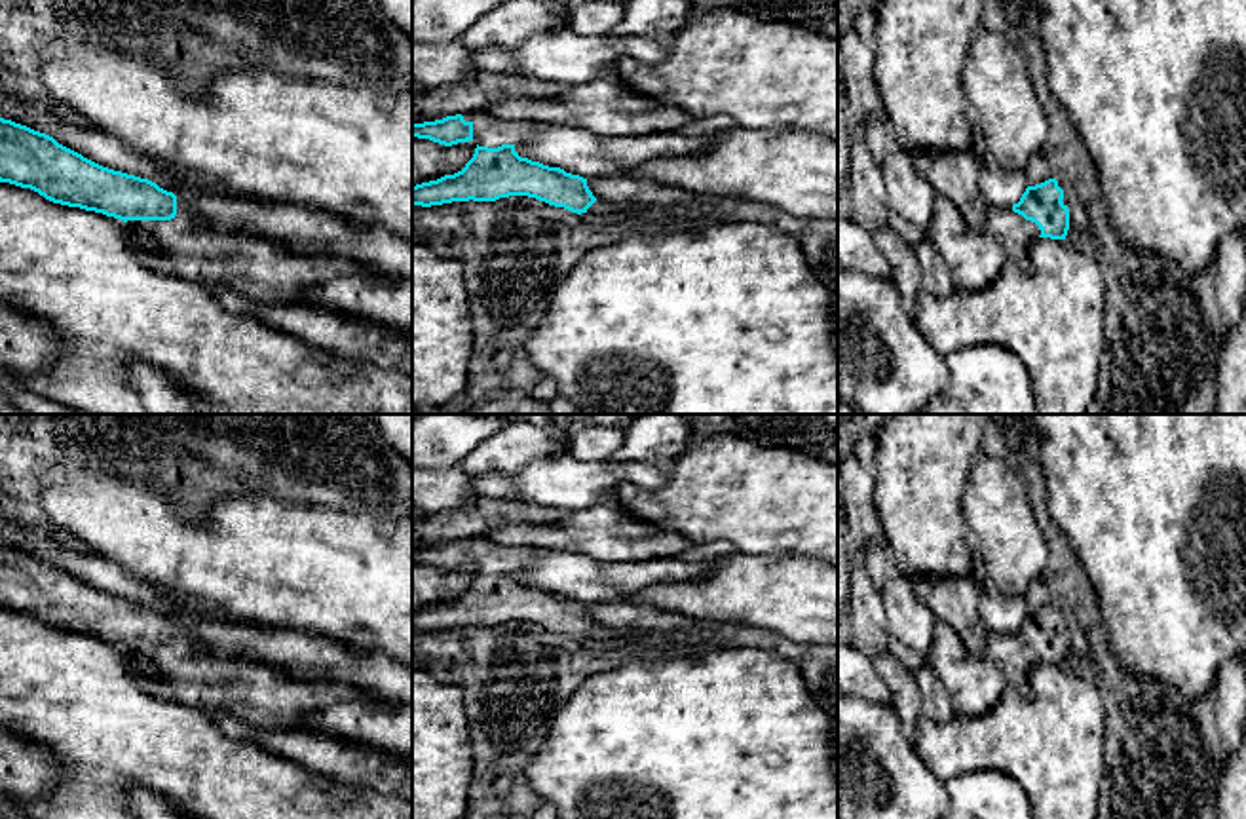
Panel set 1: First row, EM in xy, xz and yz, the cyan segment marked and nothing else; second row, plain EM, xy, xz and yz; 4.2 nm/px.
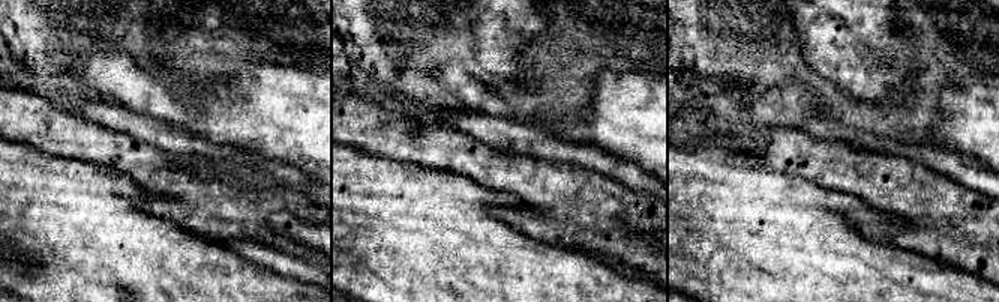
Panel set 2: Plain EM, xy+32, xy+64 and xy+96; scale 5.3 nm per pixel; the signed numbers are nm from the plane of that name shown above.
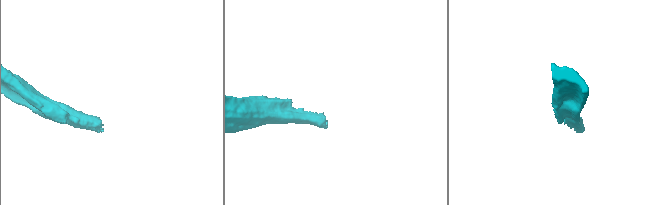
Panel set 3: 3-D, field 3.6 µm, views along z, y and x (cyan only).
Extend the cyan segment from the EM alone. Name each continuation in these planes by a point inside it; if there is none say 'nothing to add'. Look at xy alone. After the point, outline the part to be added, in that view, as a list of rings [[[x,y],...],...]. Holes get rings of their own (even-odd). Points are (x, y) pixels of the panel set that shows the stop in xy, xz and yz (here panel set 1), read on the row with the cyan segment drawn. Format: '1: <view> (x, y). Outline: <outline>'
1: xy (188, 246). Outline: [[[180,196],[171,220],[127,220],[127,234],[152,268],[201,285],[228,285],[266,304],[310,304],[302,293],[317,283],[363,270],[378,274],[349,257],[306,255],[251,232],[217,228]]]

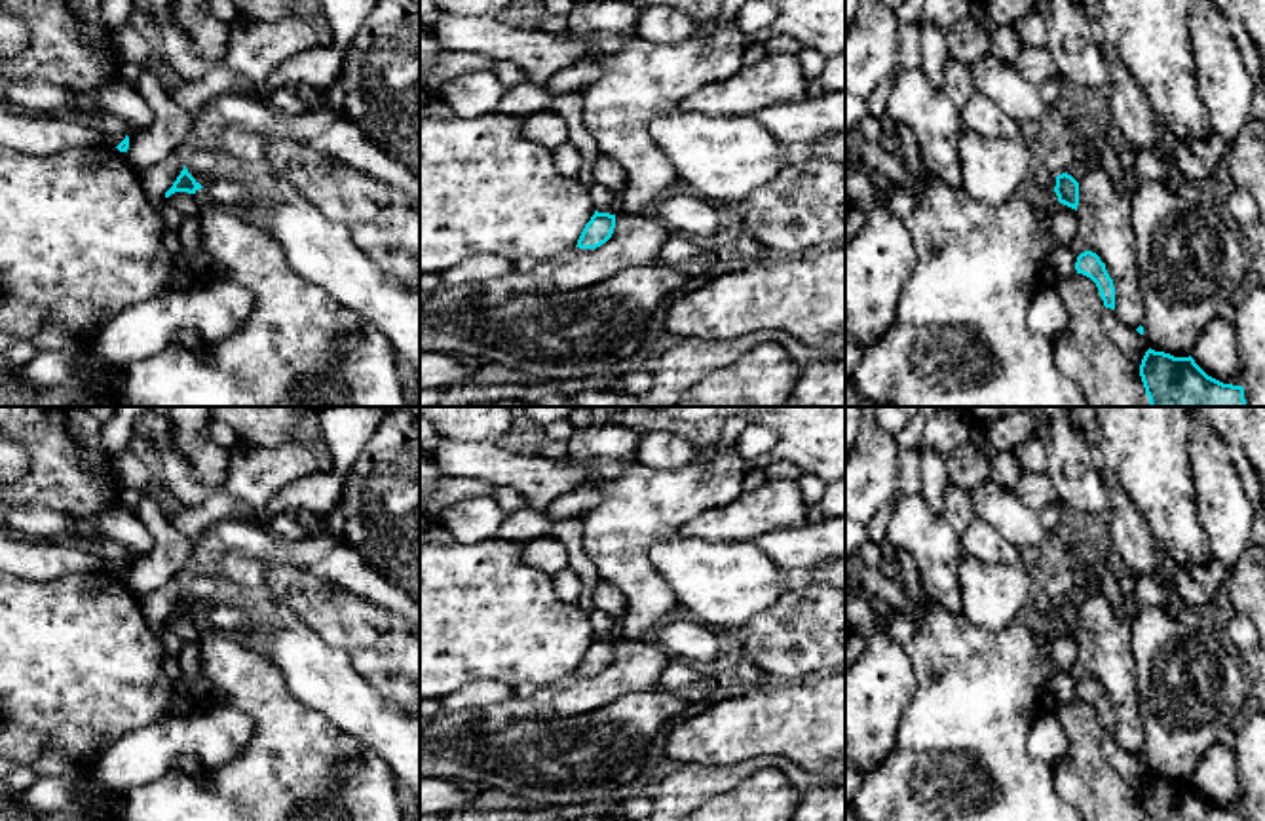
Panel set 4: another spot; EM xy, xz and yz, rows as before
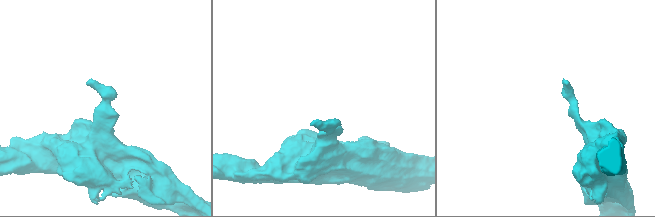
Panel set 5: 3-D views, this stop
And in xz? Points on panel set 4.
nothing to add

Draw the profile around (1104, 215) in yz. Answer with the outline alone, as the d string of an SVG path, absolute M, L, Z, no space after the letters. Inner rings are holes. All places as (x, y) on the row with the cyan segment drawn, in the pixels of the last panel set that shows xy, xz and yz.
M1096 171L1079 181L1079 230L1071 249L1092 251L1105 264L1115 287L1115 315L1130 329L1143 321L1132 196L1121 194L1111 177Z

